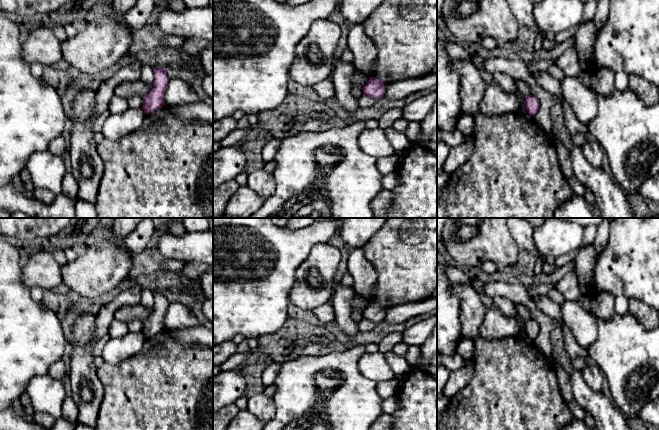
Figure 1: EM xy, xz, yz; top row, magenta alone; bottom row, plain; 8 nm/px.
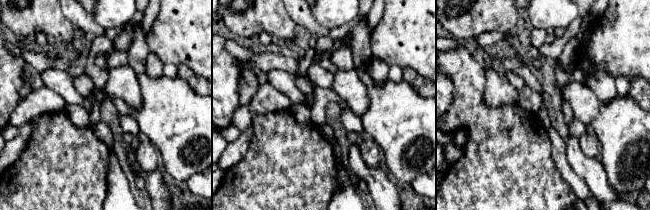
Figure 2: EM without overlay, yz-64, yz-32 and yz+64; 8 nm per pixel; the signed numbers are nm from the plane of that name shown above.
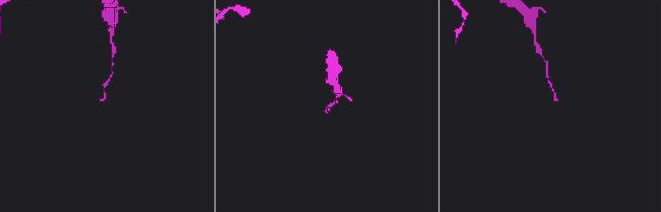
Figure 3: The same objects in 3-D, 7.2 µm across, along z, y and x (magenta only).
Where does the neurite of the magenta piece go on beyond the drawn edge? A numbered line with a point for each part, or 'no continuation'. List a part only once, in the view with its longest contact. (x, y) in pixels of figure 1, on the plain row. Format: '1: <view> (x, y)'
no continuation

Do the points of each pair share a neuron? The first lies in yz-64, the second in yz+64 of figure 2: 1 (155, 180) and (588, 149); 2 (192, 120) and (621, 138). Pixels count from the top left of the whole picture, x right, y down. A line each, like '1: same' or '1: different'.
1: different
2: same

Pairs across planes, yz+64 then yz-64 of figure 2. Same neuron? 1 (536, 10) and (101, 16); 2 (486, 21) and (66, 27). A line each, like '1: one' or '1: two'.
1: one
2: one

